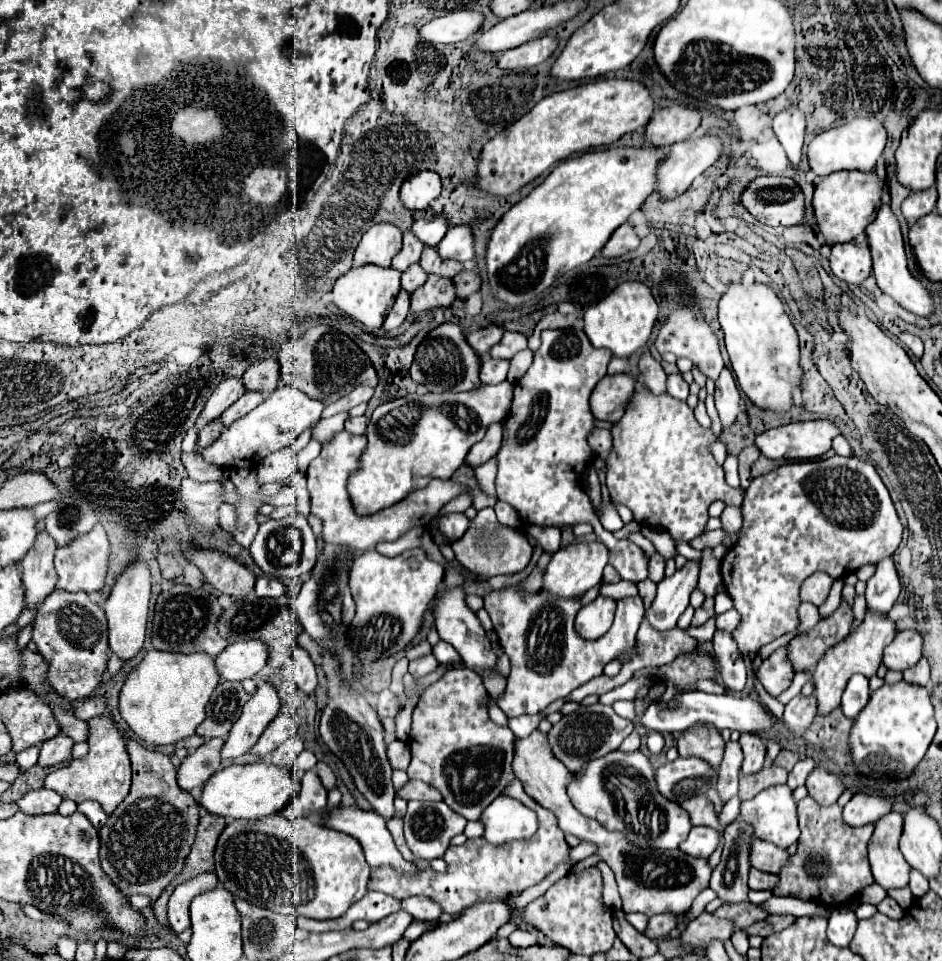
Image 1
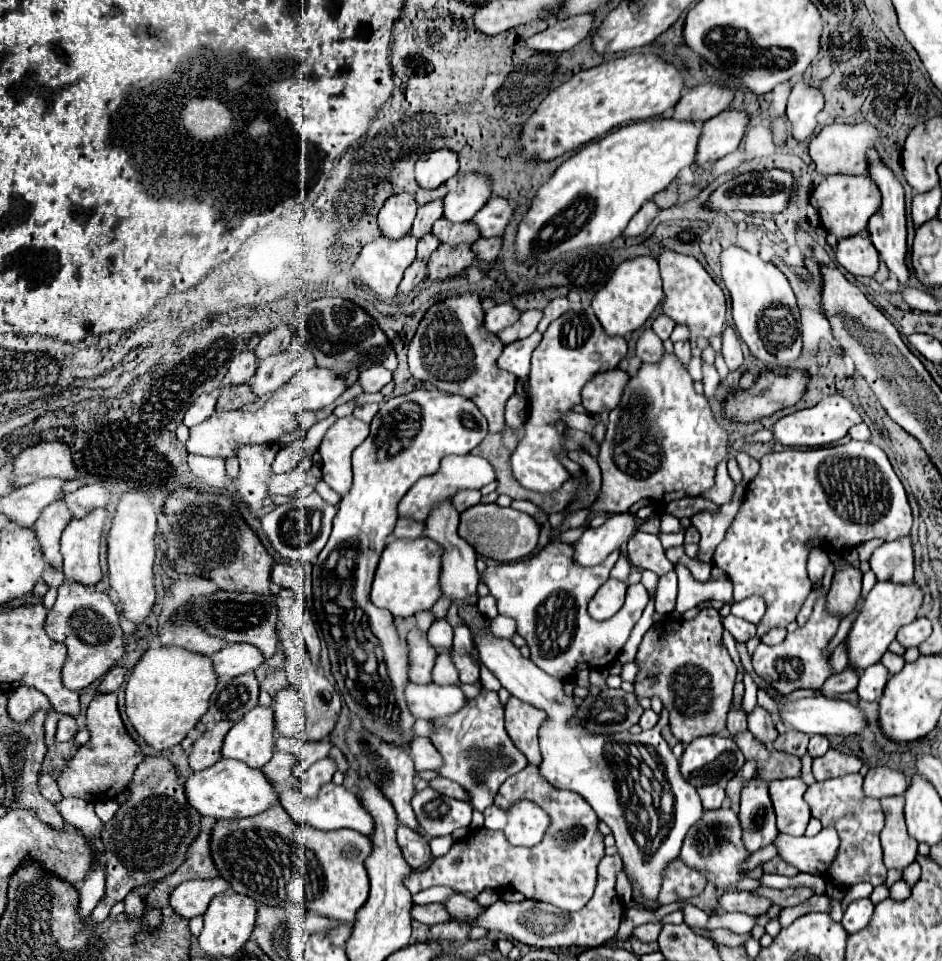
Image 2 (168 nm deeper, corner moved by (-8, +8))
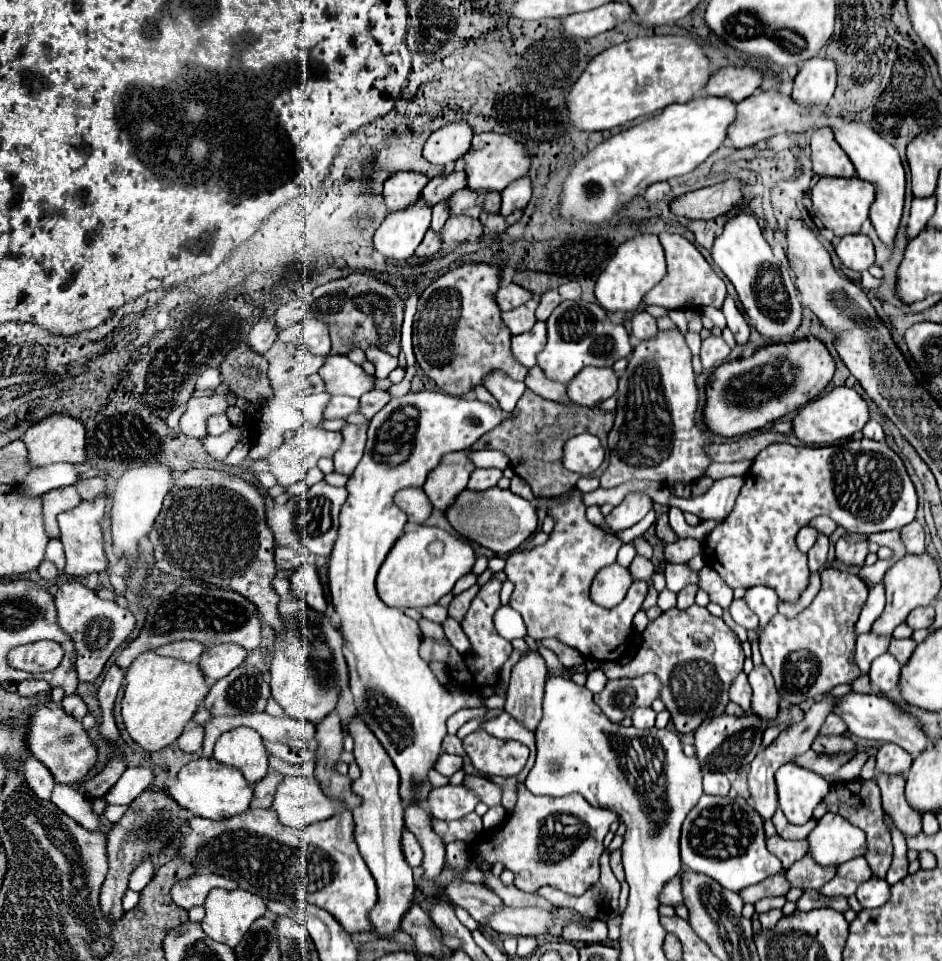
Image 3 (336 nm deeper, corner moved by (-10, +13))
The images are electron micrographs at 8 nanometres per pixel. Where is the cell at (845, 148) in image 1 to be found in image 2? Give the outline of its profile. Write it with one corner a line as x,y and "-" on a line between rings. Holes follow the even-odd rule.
870,122
858,124
830,124
810,142
810,156
820,174
866,174
868,172
868,150
880,142
880,130

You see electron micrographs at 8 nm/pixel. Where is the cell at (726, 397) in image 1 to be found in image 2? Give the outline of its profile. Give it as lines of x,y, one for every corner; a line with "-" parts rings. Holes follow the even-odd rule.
726,326
722,334
722,356
726,360
726,366
730,372
736,372
742,366
742,350
740,350
740,340
732,328

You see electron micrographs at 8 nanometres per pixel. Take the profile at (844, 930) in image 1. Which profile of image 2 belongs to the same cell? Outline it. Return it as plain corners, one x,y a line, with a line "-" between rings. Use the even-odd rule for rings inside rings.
862,898
862,900
850,902
848,908
846,908
846,912
844,912
844,918
842,918
842,928
848,934
860,932
870,922
872,912
874,912
874,906
872,906
870,898

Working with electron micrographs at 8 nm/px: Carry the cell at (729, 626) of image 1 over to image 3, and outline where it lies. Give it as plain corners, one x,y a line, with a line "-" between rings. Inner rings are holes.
752,587
746,591
748,607
760,617
760,627
756,631
756,635
760,635
760,631
768,625
768,621
776,615
776,605
778,605
778,595
770,589
770,587

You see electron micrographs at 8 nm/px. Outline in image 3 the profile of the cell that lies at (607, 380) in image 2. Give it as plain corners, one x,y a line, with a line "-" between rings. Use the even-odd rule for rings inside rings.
584,367
580,375
576,375
574,383
568,385
570,401
596,407
598,403
612,397
618,389
618,377
612,369
598,369
598,367

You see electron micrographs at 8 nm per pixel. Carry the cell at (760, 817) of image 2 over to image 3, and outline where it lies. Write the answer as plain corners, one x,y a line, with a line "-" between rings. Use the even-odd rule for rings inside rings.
824,697
824,699
818,699
812,703
812,707
806,711
806,717
788,727
786,731
782,731
768,747
764,747
756,759
750,763
750,773
748,773
748,785
750,785
750,793
752,793
752,799
756,801
756,811
762,815
762,819
770,819
774,815
774,811
778,809
778,795
776,795
776,783
774,783
774,773
788,761
796,759
798,755
806,753
814,741
814,737
818,735
820,731
820,723
824,723
824,719
832,713
832,707
836,707
836,699
838,697

